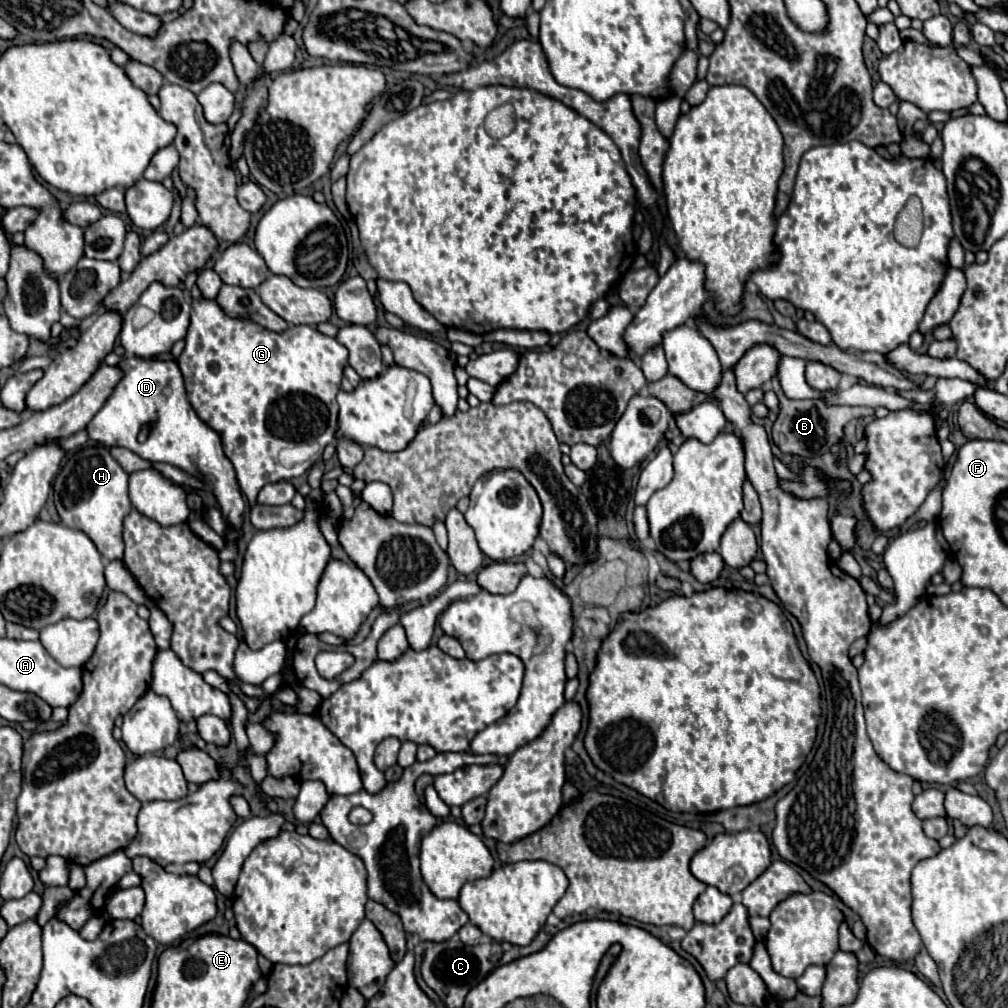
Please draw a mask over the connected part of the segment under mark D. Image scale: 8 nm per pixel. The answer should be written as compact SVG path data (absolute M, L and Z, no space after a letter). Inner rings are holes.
M125 356L119 366L123 370L123 380L115 386L105 406L87 424L89 438L107 448L121 446L143 460L167 462L195 474L217 496L225 524L231 526L231 530L243 530L245 502L237 486L235 470L223 454L219 434L191 408L179 366L175 362L153 362L137 356ZM143 428L149 428L149 436L145 442L139 442L137 436Z

